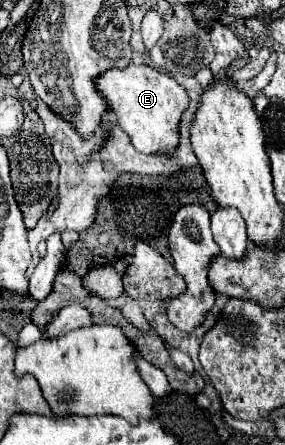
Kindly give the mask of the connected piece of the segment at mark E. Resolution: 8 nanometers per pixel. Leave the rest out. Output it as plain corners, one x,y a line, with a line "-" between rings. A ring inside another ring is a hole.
130,63
124,71
106,71
96,83
98,91
108,99
110,113
116,117
118,125
130,135
134,147
146,155
172,155
180,143
180,119
188,109
188,91
176,83
174,77
148,67

